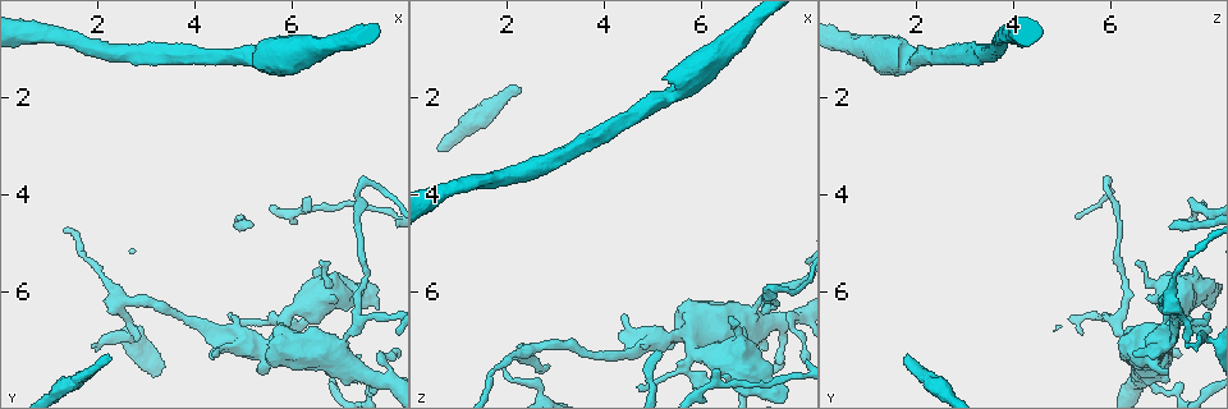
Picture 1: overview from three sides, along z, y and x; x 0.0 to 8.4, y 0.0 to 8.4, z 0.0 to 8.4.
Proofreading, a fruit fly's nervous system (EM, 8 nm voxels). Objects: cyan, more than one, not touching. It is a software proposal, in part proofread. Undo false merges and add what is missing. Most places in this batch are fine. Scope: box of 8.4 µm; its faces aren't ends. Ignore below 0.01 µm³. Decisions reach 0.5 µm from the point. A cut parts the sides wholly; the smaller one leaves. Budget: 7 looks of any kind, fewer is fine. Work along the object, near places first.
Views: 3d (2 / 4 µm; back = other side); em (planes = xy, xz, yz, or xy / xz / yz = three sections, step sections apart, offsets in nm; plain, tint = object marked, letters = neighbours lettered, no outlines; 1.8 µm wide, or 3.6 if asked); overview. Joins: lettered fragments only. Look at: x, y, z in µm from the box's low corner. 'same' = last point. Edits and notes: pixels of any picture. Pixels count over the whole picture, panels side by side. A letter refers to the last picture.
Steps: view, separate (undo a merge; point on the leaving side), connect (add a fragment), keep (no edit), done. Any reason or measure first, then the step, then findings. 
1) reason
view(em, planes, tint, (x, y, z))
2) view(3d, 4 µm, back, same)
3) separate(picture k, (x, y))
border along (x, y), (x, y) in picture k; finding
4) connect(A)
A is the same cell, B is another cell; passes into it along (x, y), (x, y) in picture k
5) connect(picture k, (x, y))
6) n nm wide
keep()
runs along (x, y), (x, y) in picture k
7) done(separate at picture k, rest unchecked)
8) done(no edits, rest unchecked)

view(em, 3.6 µm, planes, tint, (7.60, 7.80, 6.70))

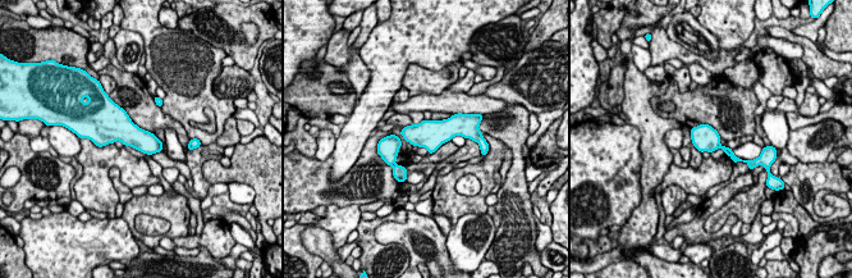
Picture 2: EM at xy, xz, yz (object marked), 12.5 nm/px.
what lies round it
view(em, 3.6 µm, planes, letters, same)

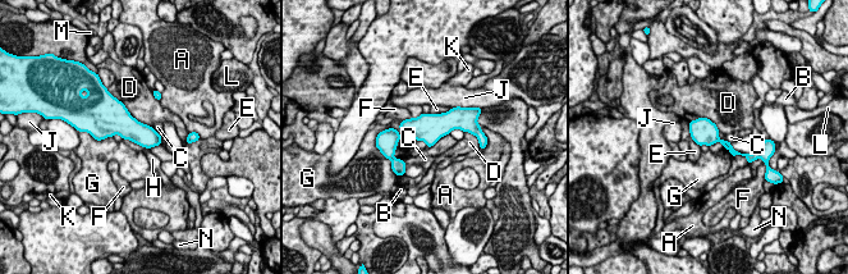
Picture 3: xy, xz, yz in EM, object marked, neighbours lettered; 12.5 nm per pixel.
keep()
A, B, C, D, E, F, G, H, J, K, L, M and N are other cells; border along (115, 96), (133, 117), (151, 127) in picture 3; continuous, no second neuron

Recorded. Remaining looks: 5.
free end
view(em, planes, letters, (4.75, 6.50, 7.15))

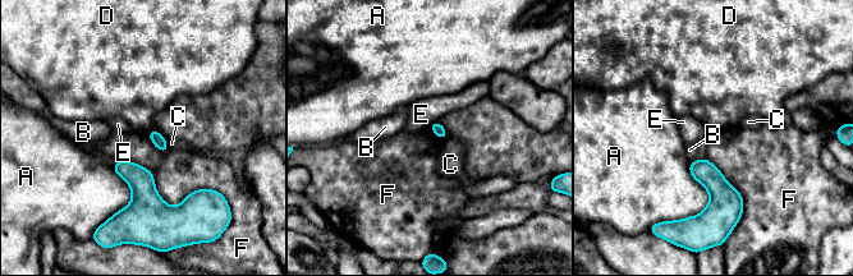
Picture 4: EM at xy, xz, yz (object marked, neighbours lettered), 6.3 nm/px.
keep()
A, B, C, D, E and F are other cells; border along (122, 159), (170, 205), (212, 189) in picture 4; no lettered fragment goes on from it

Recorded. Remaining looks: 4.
view(3d, 2 µm, (1.90, 7.15, 7.50))

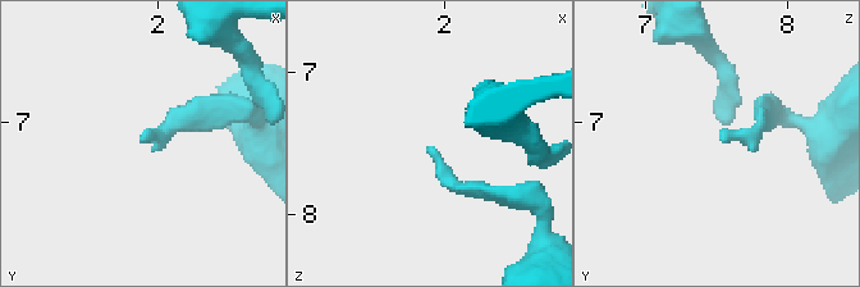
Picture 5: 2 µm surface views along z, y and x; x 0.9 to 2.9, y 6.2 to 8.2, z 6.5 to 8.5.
shape alone is not enough
view(em, planes, letters, (1.90, 7.12, 7.50))

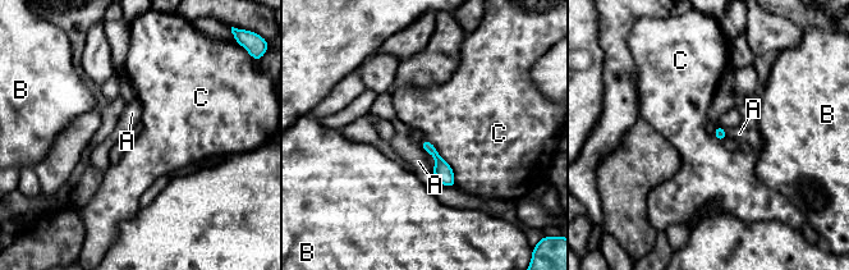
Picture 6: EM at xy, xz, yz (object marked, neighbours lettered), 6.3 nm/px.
keep()
A, B and C are other cells; no lettered fragment goes on from it

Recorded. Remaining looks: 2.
done(no edits, rest unchecked)

